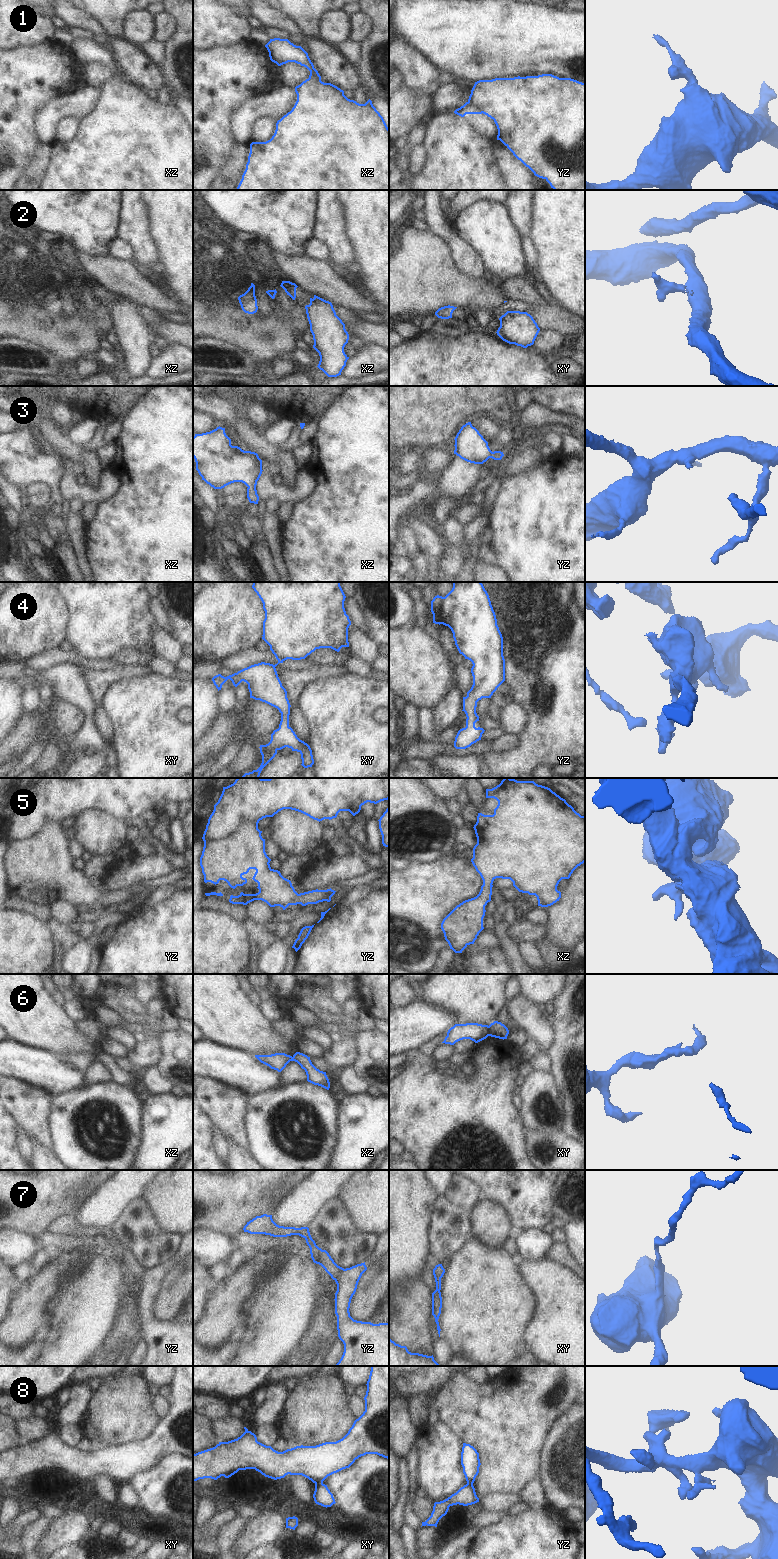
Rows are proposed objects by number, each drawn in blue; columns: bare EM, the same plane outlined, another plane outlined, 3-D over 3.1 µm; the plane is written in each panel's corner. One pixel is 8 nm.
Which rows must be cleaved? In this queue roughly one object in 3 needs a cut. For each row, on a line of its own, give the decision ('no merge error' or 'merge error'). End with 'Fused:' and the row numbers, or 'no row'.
1: merge error
2: merge error
3: no merge error
4: no merge error
5: no merge error
6: merge error
7: no merge error
8: merge error
Fused: 1, 2, 6, 8

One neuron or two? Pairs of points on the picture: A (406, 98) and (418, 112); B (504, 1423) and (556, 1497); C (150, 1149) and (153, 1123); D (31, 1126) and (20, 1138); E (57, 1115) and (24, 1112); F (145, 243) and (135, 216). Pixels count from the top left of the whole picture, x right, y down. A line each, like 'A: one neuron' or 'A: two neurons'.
A: one neuron
B: two neurons
C: one neuron
D: two neurons
E: two neurons
F: one neuron

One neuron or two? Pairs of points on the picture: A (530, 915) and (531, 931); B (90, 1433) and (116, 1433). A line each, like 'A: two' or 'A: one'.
A: two
B: two

